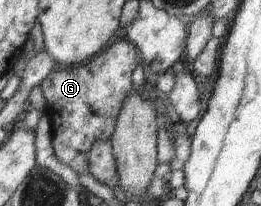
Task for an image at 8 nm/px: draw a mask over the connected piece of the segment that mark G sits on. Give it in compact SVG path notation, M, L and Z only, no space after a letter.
M123 38L83 66L56 67L40 85L46 101L45 115L51 124L55 157L75 173L89 175L89 150L95 142L112 138L123 102L134 91L132 78L140 62L137 48Z

